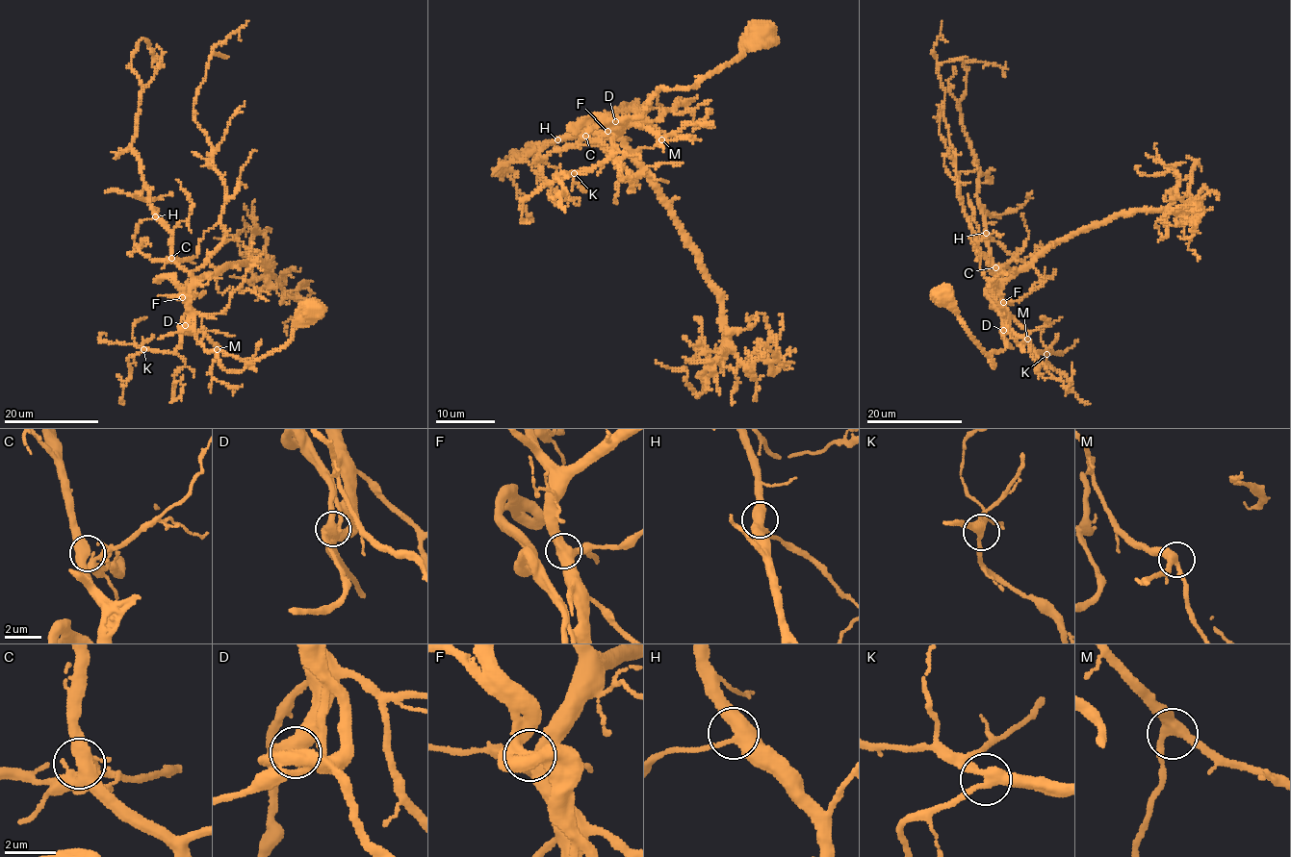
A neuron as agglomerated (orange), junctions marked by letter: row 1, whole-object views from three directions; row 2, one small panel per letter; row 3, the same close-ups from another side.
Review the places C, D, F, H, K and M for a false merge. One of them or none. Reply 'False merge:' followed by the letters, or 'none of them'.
False merge: none of them

